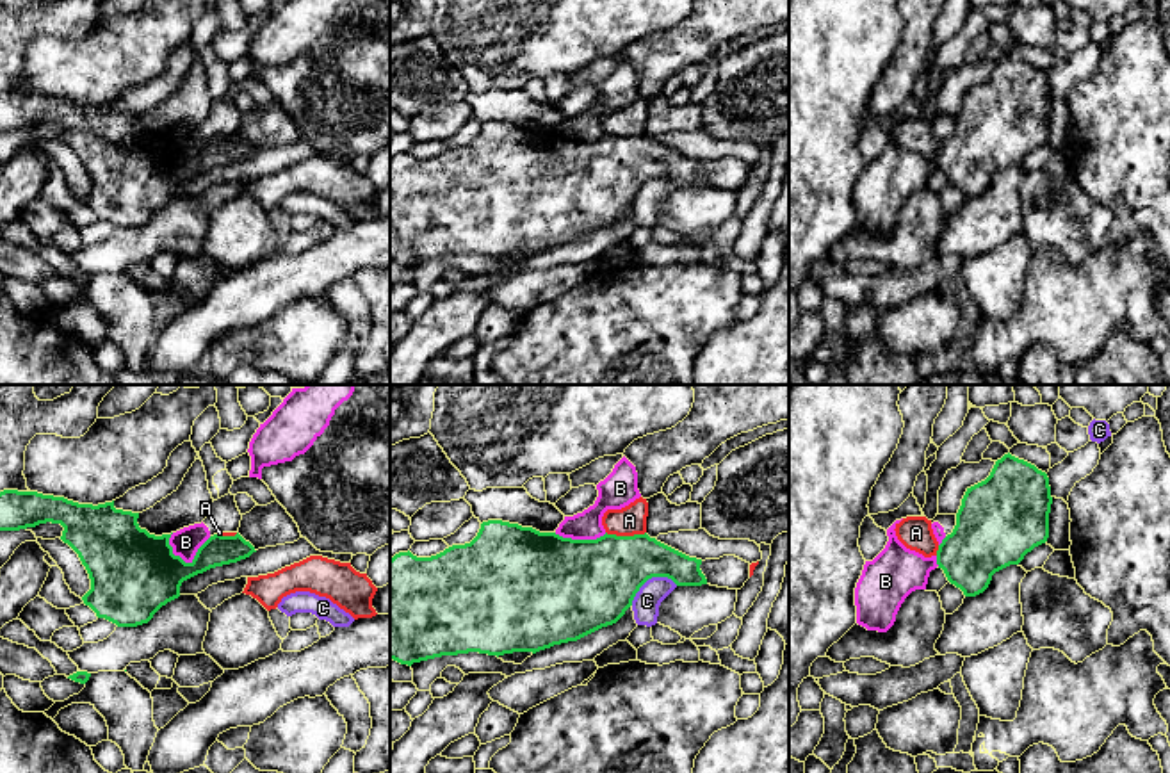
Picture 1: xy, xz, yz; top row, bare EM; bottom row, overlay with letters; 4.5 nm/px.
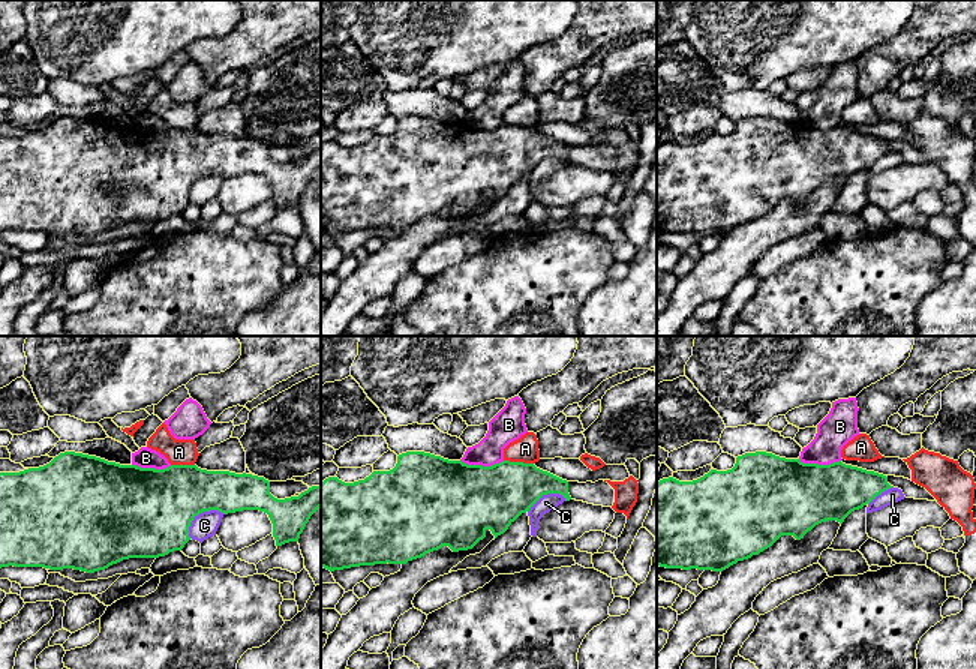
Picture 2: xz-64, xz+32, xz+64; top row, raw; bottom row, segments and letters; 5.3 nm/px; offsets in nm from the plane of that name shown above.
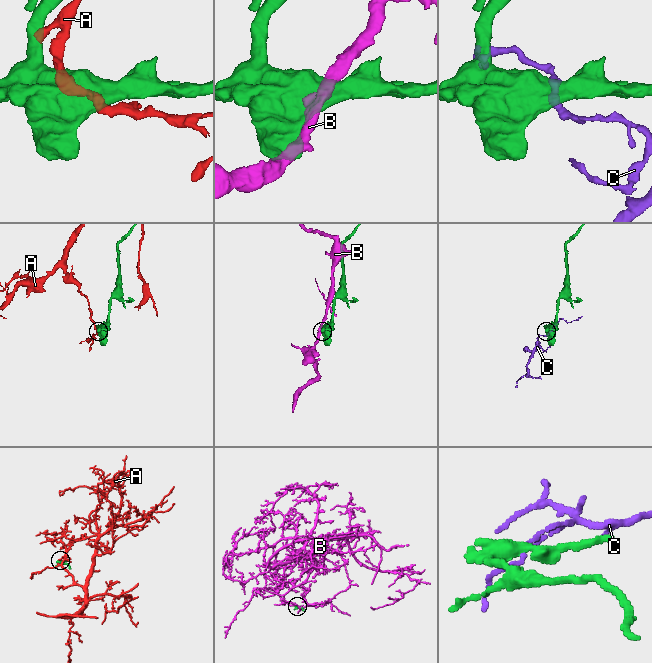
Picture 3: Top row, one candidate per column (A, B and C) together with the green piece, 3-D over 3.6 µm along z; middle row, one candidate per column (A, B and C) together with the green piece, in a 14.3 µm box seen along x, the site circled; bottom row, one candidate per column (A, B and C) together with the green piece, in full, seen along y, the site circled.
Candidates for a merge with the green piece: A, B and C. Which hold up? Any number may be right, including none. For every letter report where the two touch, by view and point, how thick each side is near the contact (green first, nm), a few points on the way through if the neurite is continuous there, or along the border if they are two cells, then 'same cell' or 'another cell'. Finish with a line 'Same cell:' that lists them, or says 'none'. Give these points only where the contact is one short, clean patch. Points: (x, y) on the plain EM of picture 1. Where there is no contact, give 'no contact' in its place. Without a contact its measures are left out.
A: xz (625, 138) | 380/140 nm | along xz (606, 132), (617, 136), (645, 134) | another cell
B: xy (189, 164) | 380/130 nm | along xy (211, 138), (189, 162), (177, 157), (168, 145) | another cell
C: xz (650, 179) | 380/120 nm | another cell
Same cell: none

